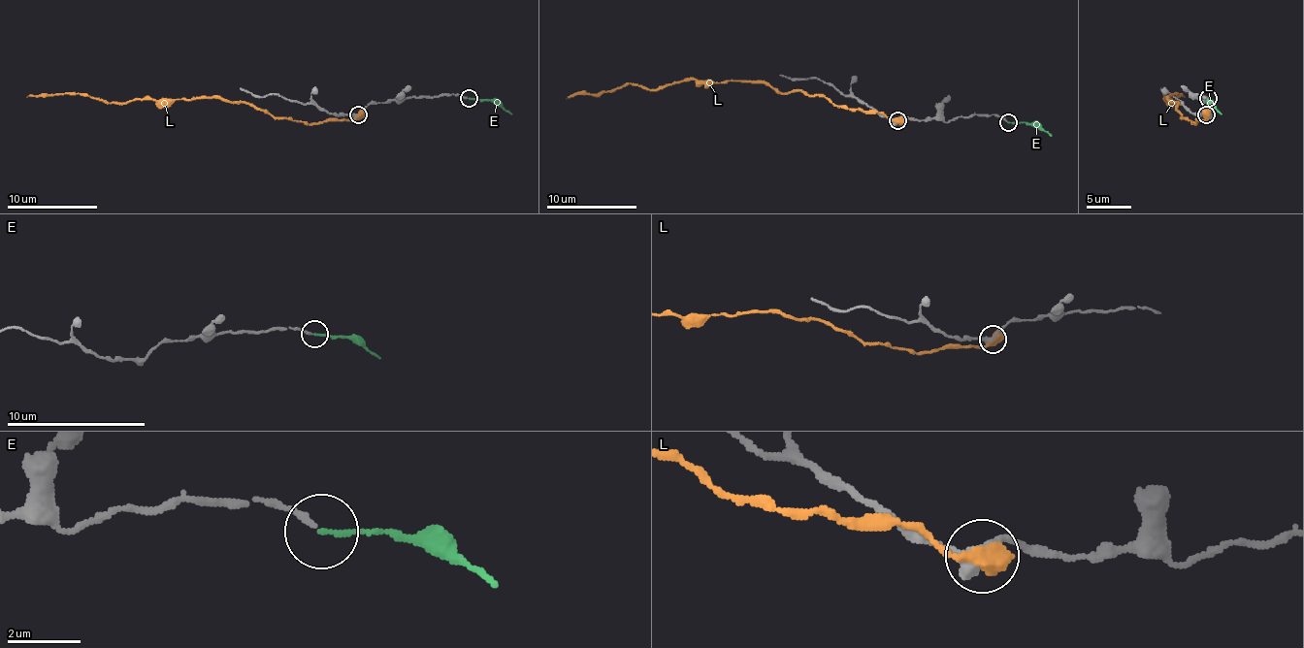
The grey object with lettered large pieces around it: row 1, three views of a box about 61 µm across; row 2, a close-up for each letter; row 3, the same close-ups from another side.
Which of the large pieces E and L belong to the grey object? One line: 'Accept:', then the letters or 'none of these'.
Accept: E

